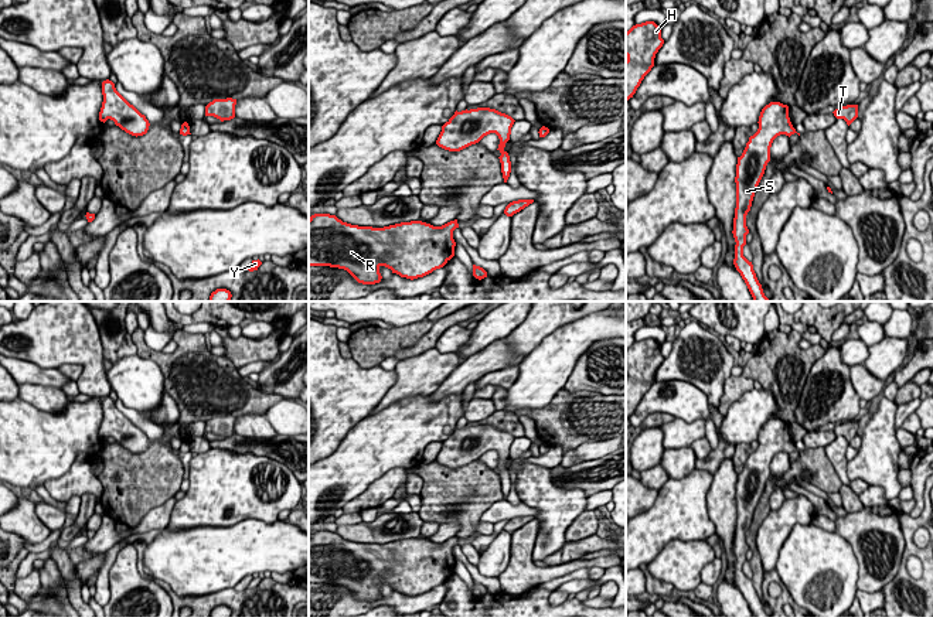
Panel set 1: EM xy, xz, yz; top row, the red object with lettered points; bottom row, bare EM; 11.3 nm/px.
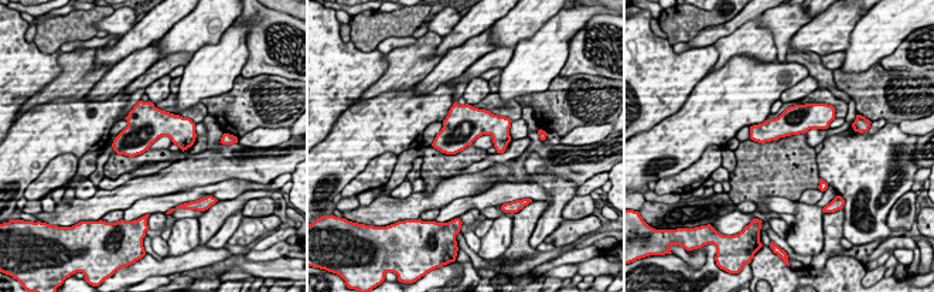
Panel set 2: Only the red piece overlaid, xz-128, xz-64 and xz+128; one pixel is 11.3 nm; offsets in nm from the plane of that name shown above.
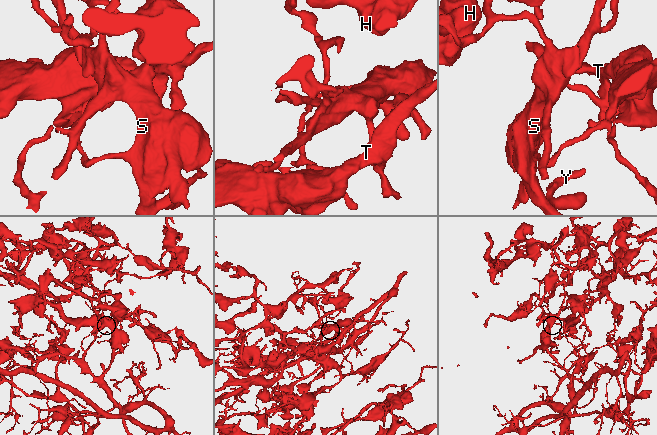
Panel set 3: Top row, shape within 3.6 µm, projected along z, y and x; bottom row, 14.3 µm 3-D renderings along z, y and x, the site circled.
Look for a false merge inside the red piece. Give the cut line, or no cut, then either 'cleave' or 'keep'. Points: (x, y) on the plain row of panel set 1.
xz (507, 470), (501, 473) | cleave

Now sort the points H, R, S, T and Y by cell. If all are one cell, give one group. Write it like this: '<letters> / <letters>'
H R T / S Y

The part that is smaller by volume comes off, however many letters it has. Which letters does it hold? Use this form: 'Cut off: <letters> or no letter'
Cut off: S, Y

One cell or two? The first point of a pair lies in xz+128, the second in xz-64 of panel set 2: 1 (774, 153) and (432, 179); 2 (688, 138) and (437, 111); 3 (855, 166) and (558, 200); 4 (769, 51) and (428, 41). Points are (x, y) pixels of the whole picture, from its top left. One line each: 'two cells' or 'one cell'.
1: one cell
2: one cell
3: one cell
4: one cell

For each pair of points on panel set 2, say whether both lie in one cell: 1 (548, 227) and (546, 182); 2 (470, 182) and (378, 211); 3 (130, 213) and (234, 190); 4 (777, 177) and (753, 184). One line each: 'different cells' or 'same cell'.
1: same cell
2: same cell
3: same cell
4: same cell

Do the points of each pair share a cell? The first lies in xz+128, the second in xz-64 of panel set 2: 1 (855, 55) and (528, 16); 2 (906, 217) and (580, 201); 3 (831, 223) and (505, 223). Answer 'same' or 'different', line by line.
1: different
2: same
3: different

